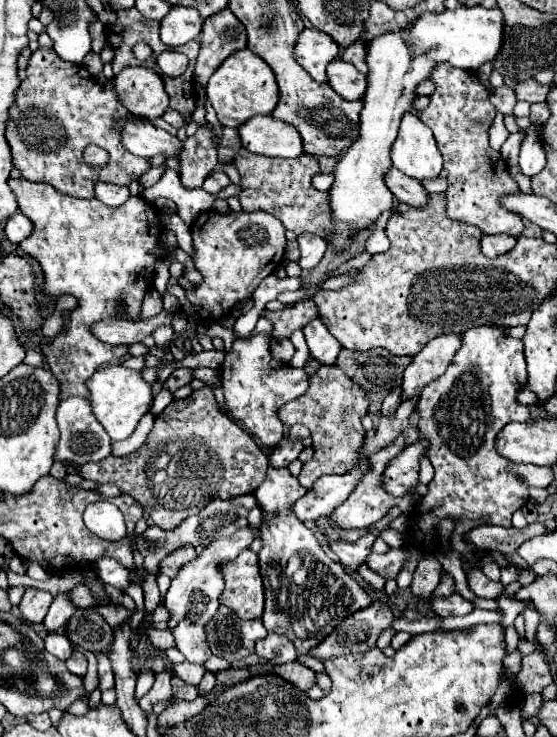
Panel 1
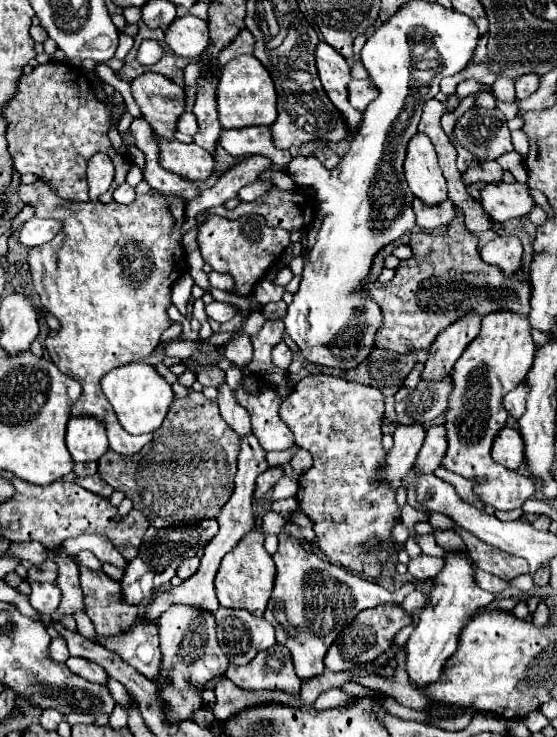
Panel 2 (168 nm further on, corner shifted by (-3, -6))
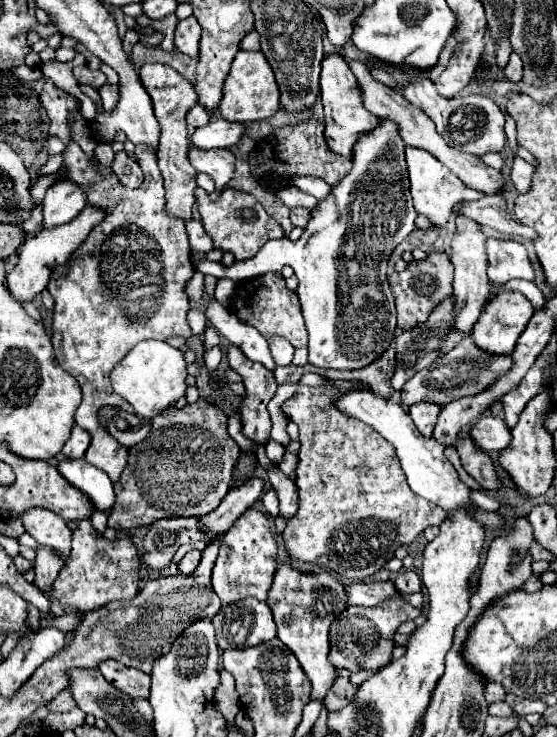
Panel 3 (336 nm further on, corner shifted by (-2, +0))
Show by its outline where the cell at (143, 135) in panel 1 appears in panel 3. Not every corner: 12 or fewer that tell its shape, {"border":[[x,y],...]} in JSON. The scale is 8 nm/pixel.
{"border":[[190,147],[192,167],[214,179],[218,191],[234,175],[230,149]]}

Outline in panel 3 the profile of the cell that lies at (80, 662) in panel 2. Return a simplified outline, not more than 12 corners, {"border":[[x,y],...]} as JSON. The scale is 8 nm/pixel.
{"border":[[112,661],[98,669],[132,699],[148,699],[150,675]]}

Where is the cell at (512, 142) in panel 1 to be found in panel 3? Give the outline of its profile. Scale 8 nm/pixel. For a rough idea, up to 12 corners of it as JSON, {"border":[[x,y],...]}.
{"border":[[430,79],[402,95],[442,139],[482,157],[506,145],[504,115],[482,95],[444,99]]}

